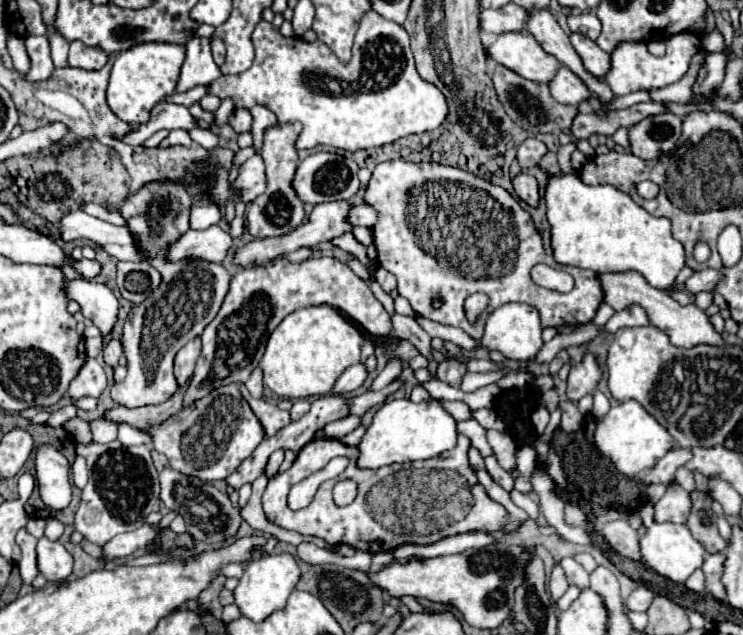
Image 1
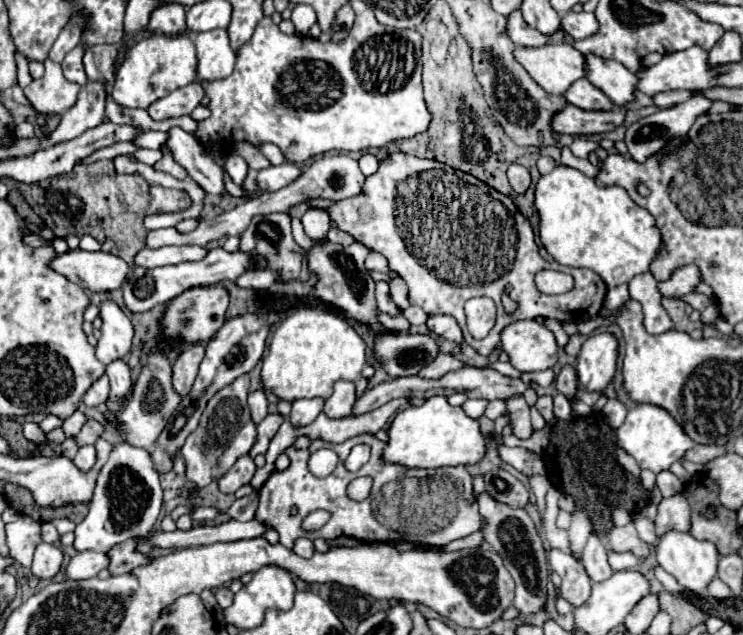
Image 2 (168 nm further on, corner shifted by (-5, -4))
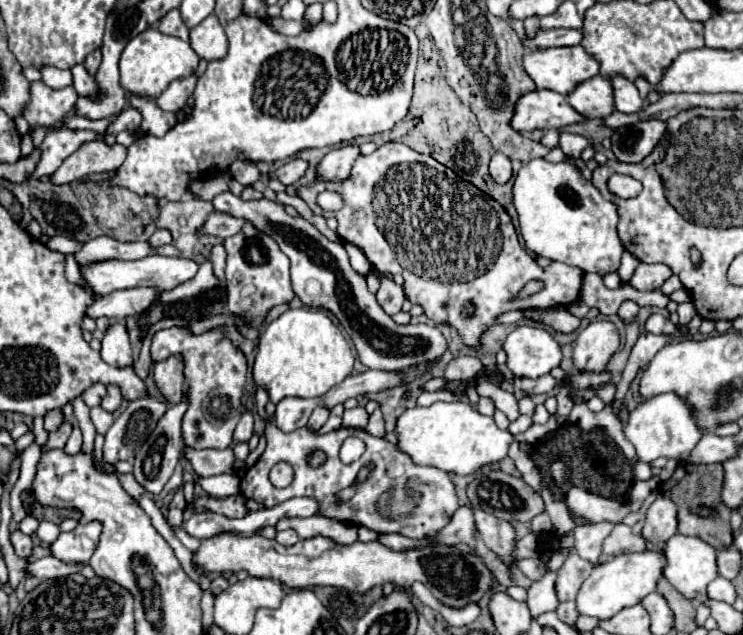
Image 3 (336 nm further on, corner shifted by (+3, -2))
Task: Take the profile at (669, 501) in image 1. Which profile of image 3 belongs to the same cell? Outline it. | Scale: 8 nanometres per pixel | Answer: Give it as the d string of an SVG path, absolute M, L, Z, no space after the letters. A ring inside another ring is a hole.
M658 495L648 507L642 537L654 545L664 545L676 533L676 505L672 499Z

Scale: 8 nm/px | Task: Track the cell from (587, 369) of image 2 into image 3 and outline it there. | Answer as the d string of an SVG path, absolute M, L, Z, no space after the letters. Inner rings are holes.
M590 321L574 341L574 369L606 369L606 363L618 351L618 345L618 329L612 321Z

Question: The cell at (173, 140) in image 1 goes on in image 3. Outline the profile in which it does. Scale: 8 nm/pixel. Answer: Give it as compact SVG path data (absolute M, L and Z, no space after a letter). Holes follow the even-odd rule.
M100 139L86 141L76 153L64 159L64 163L50 175L52 185L72 183L84 175L104 173L118 169L126 159L128 149L120 143L106 145Z

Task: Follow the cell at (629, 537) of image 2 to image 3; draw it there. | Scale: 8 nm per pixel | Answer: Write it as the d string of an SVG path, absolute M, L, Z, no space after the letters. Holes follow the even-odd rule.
M618 523L604 541L604 551L600 555L600 563L606 563L620 553L644 551L644 549L646 549L646 541L640 535L634 535L628 525Z

